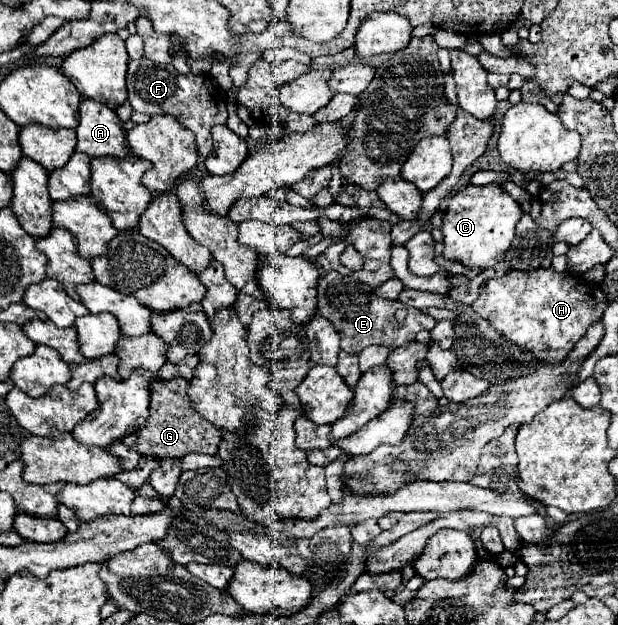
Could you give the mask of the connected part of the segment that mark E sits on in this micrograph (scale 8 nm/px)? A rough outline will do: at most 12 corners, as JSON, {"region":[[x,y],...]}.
{"region":[[331,271],[317,285],[317,313],[341,349],[391,351],[435,319],[381,299]]}

